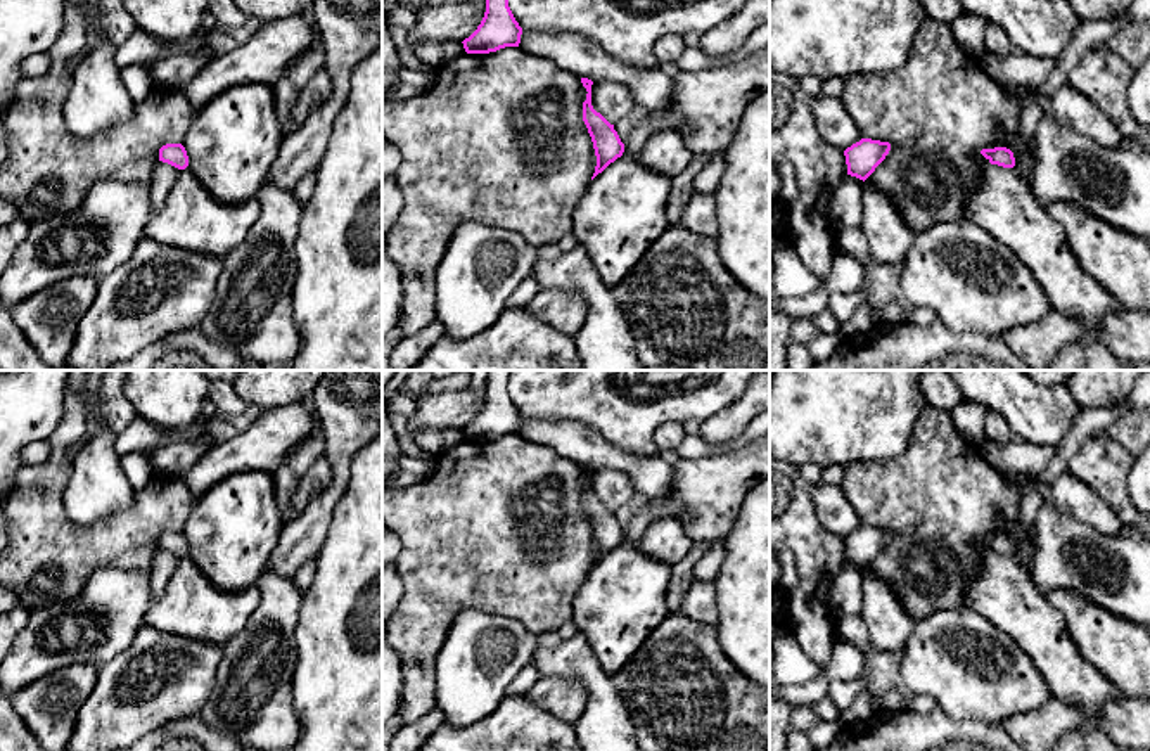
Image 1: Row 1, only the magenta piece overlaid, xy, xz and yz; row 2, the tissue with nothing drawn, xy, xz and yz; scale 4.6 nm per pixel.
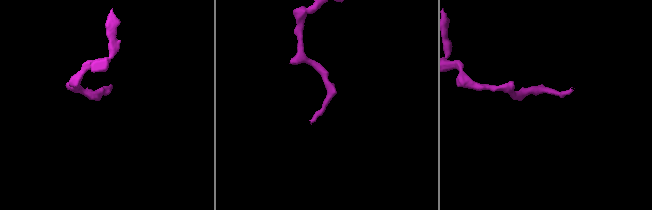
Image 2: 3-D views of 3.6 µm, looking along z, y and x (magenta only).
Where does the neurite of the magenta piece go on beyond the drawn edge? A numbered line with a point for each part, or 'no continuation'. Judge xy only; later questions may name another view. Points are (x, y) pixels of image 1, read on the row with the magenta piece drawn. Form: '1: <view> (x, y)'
1: xy (165, 175)

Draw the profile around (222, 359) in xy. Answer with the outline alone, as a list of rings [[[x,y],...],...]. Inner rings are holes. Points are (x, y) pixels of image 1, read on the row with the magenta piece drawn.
[[[194,327],[171,334],[107,370],[149,370],[168,350],[195,351],[214,370],[235,370],[244,362],[233,350],[218,346],[201,327]]]

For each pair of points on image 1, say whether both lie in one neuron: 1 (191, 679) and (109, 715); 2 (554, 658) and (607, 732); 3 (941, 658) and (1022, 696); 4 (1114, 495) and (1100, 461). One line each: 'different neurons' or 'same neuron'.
1: same neuron
2: same neuron
3: same neuron
4: same neuron

